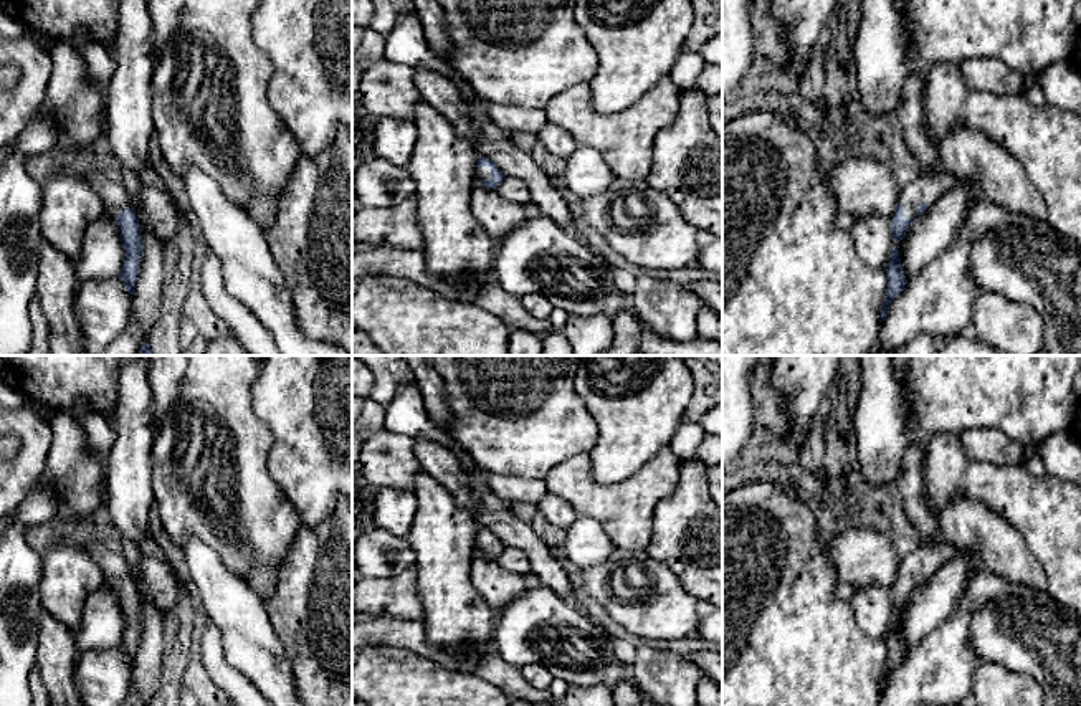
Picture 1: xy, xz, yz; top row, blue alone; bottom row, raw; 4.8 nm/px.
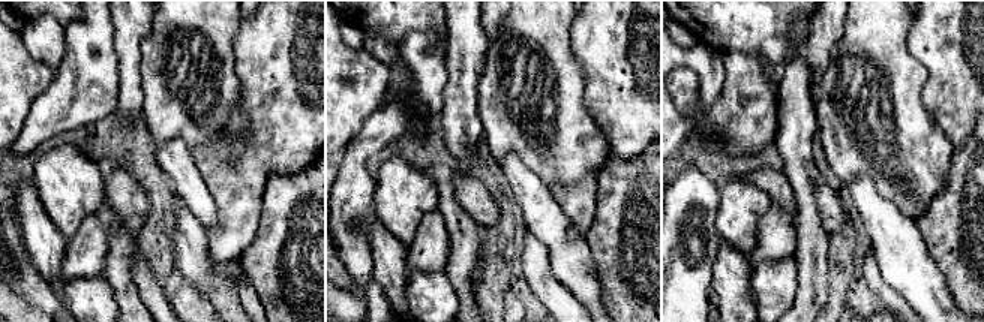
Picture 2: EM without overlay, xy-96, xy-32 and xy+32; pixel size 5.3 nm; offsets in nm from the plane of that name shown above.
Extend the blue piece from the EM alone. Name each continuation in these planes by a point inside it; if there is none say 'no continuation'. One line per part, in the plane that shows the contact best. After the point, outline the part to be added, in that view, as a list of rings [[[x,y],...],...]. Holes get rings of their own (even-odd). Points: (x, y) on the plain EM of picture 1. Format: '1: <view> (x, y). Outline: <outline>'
1: yz (926, 558). Outline: [[[922,542],[912,552],[901,559],[899,574],[904,575],[906,589],[917,587],[919,574],[934,574],[952,559],[955,549],[945,542]]]

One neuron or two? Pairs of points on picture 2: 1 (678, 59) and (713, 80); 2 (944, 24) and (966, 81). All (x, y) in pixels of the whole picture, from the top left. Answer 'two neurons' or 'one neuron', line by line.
1: one neuron
2: one neuron

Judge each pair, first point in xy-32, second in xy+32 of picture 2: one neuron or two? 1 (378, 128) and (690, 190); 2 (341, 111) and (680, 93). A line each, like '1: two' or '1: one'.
1: one
2: two

